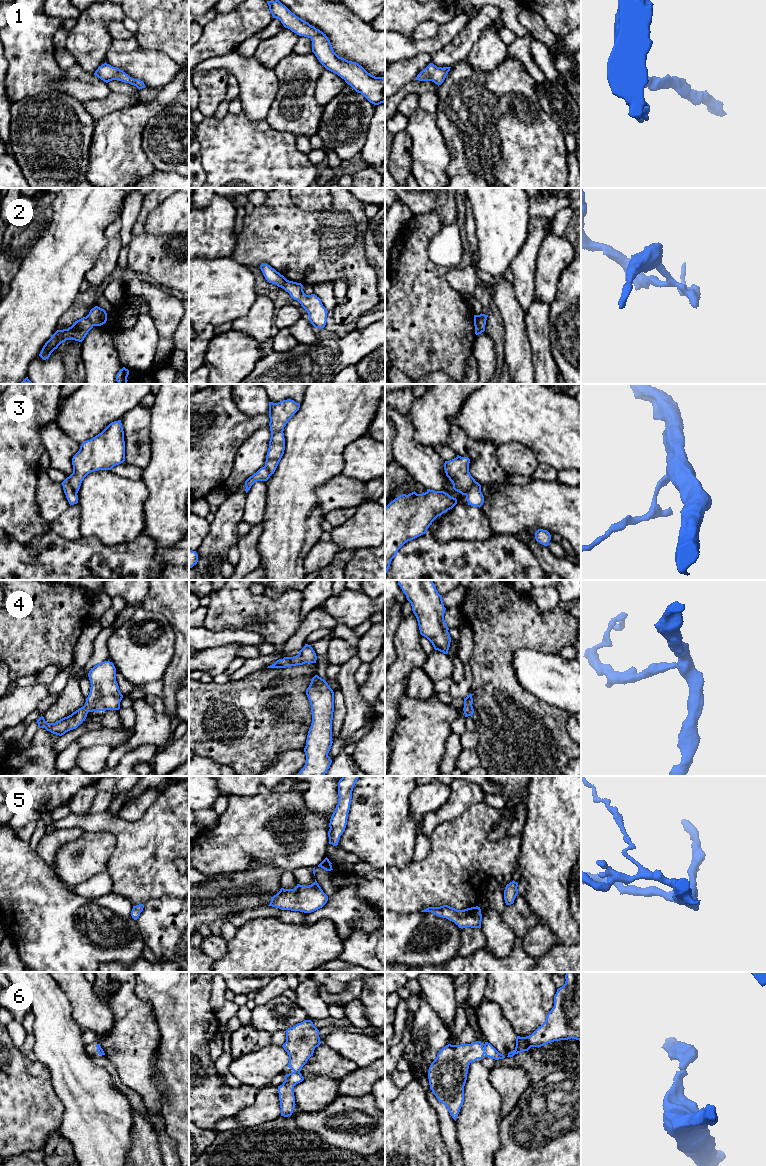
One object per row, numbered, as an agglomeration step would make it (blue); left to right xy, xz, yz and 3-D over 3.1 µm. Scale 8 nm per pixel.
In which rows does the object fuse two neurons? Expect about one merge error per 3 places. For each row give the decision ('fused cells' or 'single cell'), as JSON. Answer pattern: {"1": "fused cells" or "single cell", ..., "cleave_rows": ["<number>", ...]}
{"1": "single cell", "2": "fused cells", "3": "fused cells", "4": "single cell", "5": "single cell", "6": "single cell", "cleave_rows": ["2", "3"]}

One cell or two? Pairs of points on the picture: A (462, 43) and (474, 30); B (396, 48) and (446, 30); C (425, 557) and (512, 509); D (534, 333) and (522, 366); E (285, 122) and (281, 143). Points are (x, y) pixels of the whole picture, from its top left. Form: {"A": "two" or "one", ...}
{"A": "one", "B": "one", "C": "two", "D": "two", "E": "two"}

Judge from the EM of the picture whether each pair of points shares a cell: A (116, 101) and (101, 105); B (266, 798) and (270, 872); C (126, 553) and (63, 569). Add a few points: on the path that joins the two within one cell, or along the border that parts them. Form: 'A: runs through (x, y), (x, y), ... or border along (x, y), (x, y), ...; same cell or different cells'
A: runs through (112, 103), (105, 105); same cell
B: border along (247, 868), (259, 859), (272, 862), (283, 871); different cells
C: runs through (110, 563), (86, 565), (79, 569); same cell

